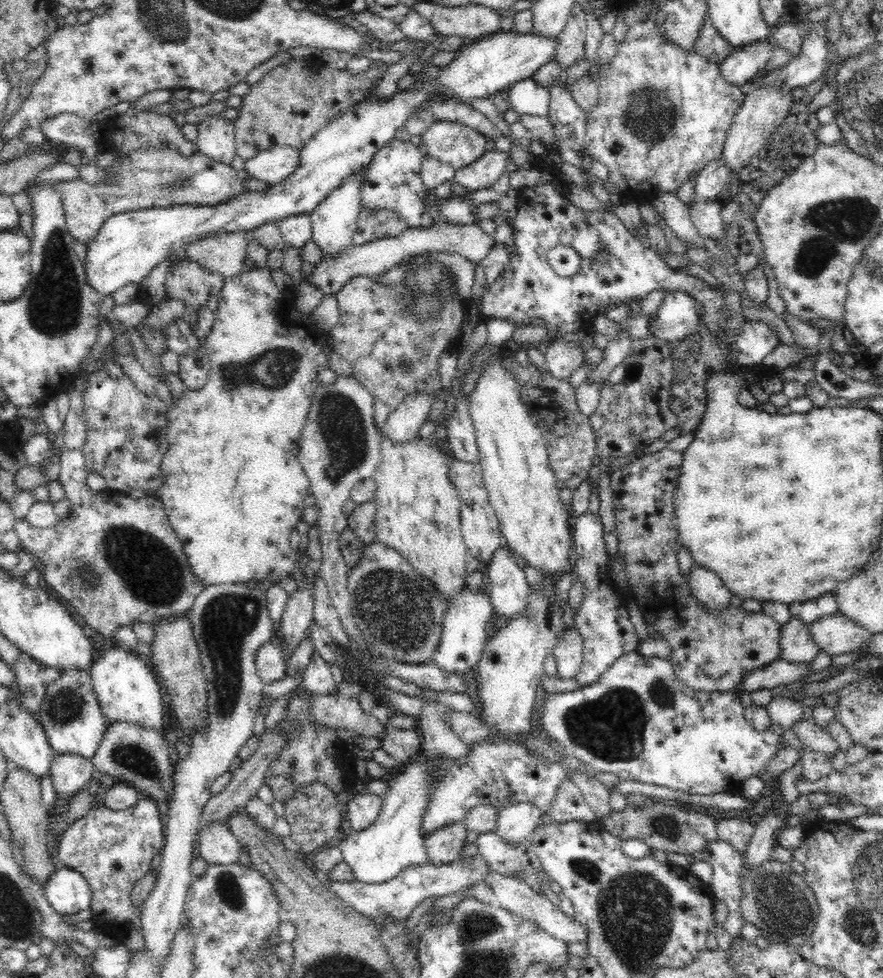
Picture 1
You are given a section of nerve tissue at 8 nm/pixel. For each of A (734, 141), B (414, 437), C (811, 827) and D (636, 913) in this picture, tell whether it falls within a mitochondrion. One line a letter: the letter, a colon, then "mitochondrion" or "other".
A: other
B: other
C: other
D: mitochondrion

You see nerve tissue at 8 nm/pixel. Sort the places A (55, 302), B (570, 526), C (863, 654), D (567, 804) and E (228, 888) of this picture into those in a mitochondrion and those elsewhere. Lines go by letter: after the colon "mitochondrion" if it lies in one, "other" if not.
A: mitochondrion
B: other
C: other
D: other
E: mitochondrion

